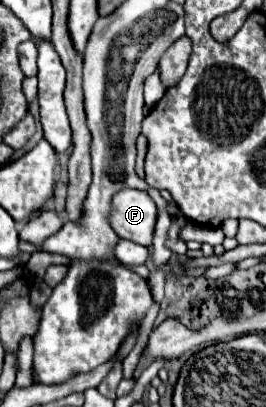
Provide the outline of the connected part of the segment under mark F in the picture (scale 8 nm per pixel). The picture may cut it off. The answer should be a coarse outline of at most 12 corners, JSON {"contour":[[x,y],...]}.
{"contour":[[143,190],[113,196],[119,238],[151,246],[157,206]]}

